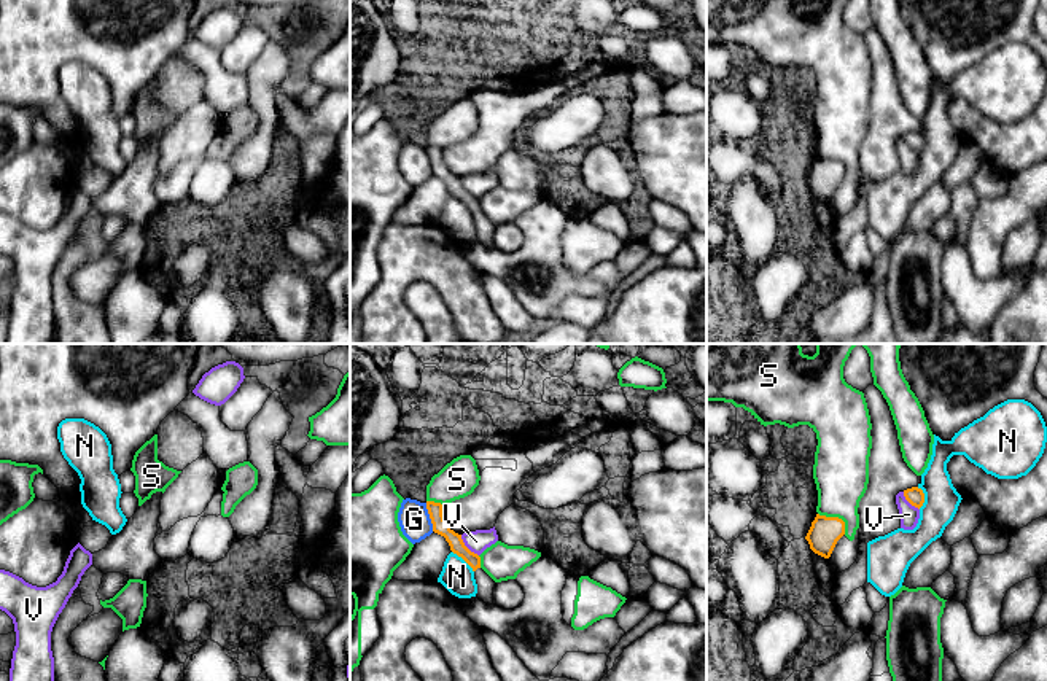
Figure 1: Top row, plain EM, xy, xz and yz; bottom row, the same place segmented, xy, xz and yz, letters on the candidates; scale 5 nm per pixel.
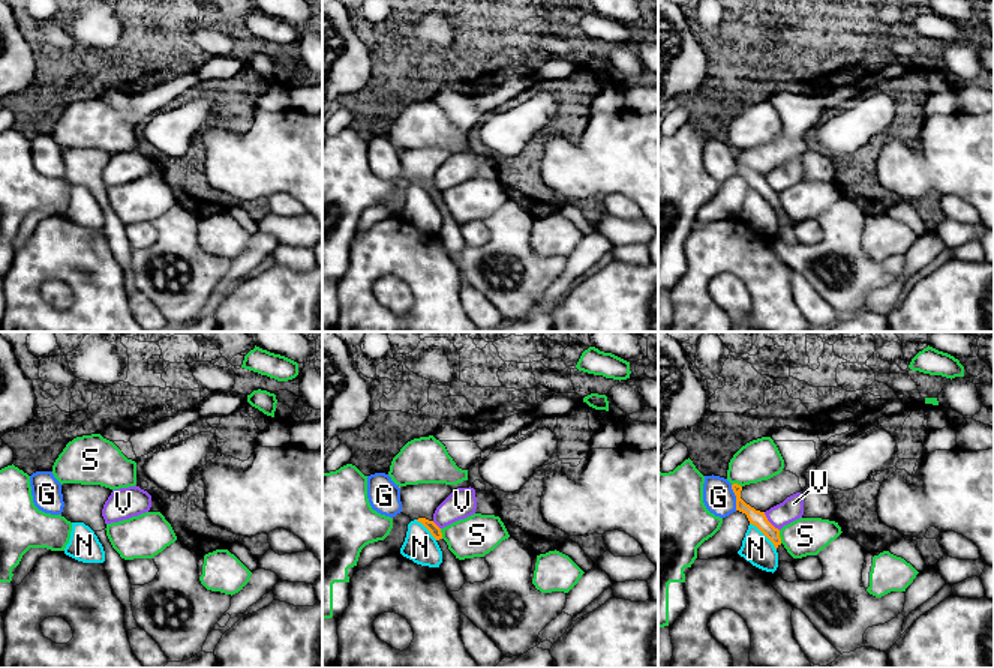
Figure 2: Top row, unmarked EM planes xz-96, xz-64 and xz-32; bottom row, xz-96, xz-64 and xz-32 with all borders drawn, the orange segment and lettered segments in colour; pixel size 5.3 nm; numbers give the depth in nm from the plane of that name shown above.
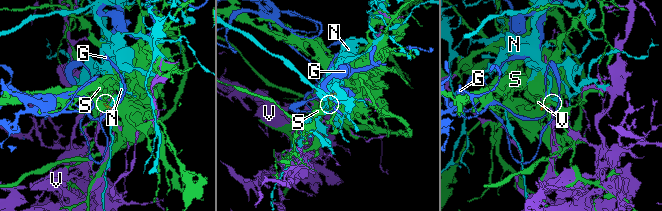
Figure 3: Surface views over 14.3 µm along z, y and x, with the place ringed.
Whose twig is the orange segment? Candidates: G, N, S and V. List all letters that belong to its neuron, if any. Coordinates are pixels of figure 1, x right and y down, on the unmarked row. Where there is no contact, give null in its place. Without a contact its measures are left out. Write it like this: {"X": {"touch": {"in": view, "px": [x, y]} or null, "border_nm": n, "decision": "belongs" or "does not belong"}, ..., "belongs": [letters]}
{"G": {"touch": {"in": "xz", "px": [430, 161]}, "border_nm": 150, "decision": "does not belong"}, "N": {"touch": {"in": "xz", "px": [463, 202]}, "border_nm": 160, "decision": "does not belong"}, "S": {"touch": {"in": "yz", "px": [837, 161]}, "border_nm": 180, "decision": "does not belong"}, "V": {"touch": {"in": "xz", "px": [465, 190]}, "border_nm": 140, "decision": "does not belong"}, "belongs": []}

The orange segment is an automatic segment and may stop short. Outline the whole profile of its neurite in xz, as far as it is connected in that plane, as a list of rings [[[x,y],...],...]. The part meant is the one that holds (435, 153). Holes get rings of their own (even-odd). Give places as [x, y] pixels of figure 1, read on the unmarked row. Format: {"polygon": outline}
{"polygon": [[[426,145],[426,153],[433,167],[433,175],[444,180],[450,189],[450,194],[461,200],[473,212],[474,223],[477,228],[476,240],[487,248],[493,248],[493,231],[496,226],[481,212],[481,200],[465,189],[461,178],[455,177],[447,169],[442,159],[442,151],[444,148],[441,146]]]}

